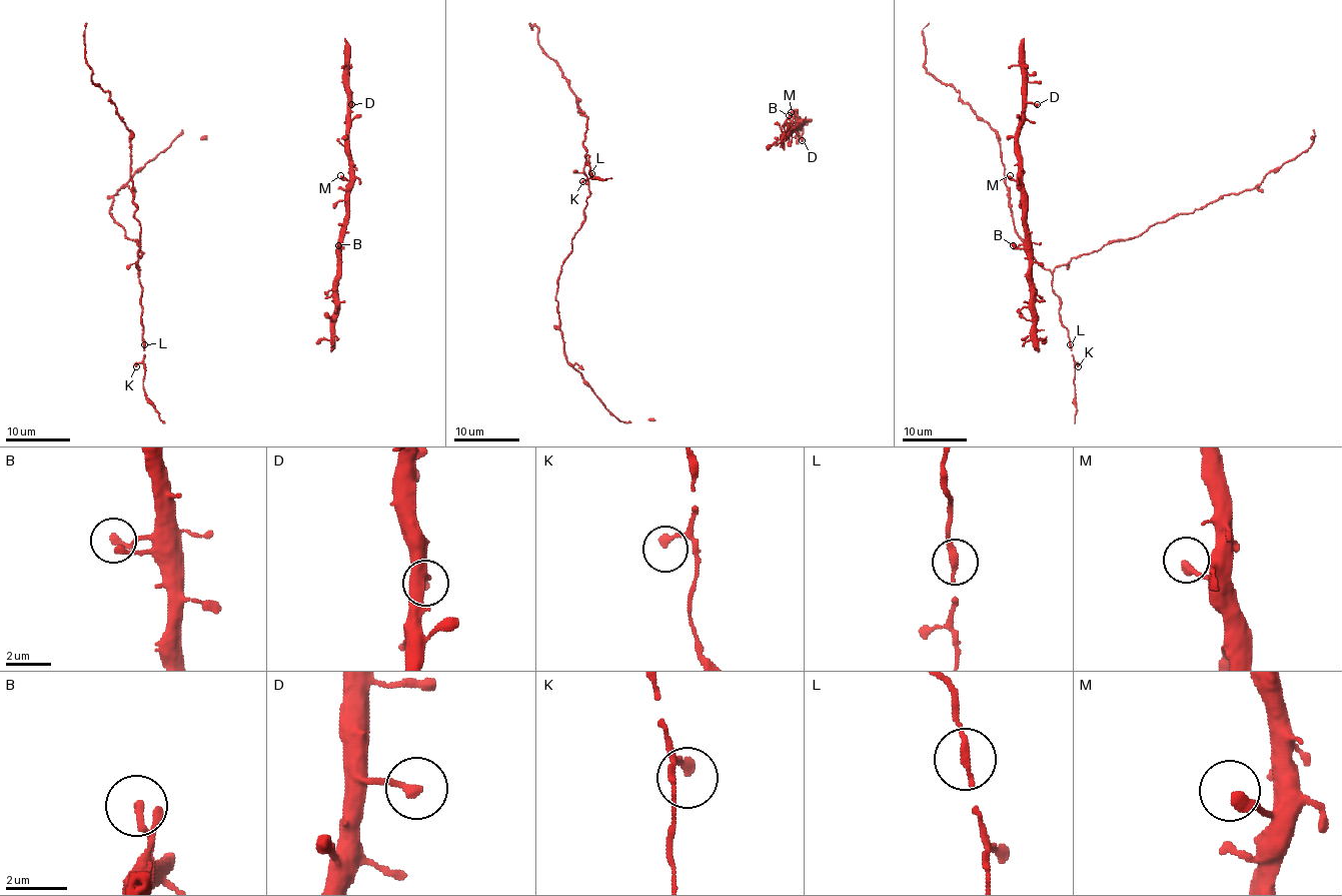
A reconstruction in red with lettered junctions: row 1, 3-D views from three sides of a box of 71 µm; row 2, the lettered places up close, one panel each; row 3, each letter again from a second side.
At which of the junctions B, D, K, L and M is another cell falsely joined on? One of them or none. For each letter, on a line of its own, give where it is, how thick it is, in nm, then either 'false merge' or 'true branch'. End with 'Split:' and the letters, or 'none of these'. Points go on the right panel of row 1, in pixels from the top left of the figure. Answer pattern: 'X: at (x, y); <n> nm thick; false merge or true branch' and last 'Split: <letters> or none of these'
B: at (1013, 245); 280 nm thick; true branch
D: at (1037, 104); 280 nm thick; true branch
K: at (1078, 366); 280 nm thick; true branch
L: at (1070, 344); 320 nm thick; true branch
M: at (1010, 175); 380 nm thick; true branch
Split: none of these

